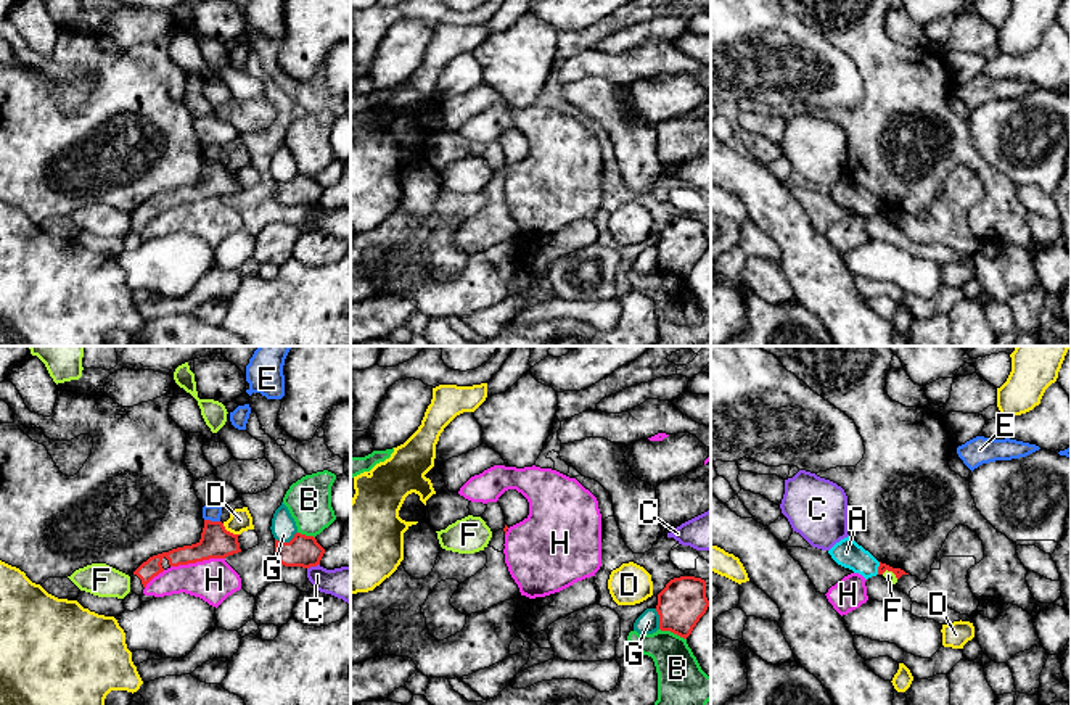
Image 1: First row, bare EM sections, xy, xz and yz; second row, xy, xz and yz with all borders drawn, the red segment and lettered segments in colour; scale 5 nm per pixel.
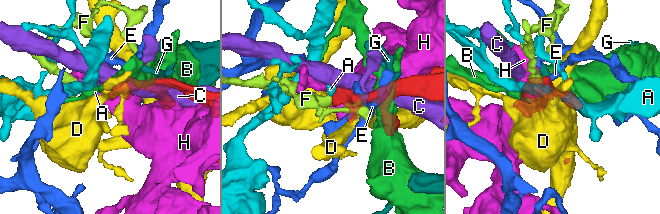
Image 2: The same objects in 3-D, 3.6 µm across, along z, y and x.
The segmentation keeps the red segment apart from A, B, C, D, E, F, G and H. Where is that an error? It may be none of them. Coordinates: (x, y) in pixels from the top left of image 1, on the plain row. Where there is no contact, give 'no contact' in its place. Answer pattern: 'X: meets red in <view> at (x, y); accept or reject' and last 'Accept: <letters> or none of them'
A: meets red in yz at (878, 208); reject
B: meets red in xz at (672, 271); reject
C: meets red in xy at (312, 205); reject
D: meets red in xy at (229, 171); reject
E: meets red in xy at (213, 161); reject
F: meets red in yz at (890, 210); reject
G: meets red in xy at (287, 182); reject
H: meets red in xy at (196, 200); reject
Accept: none of them

